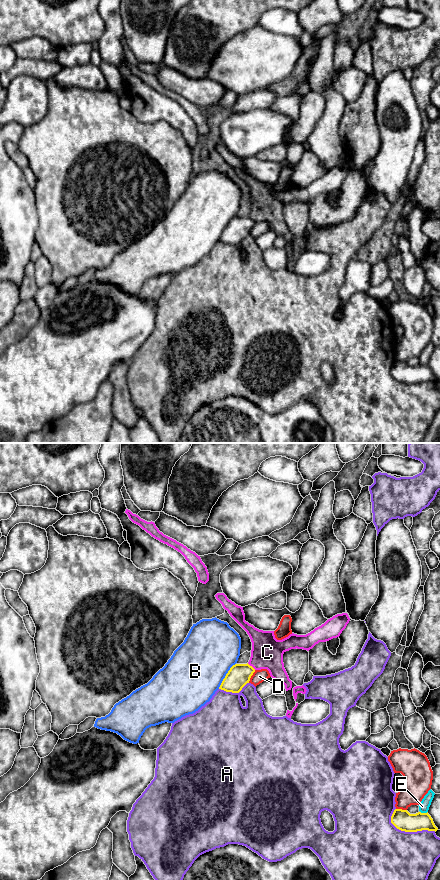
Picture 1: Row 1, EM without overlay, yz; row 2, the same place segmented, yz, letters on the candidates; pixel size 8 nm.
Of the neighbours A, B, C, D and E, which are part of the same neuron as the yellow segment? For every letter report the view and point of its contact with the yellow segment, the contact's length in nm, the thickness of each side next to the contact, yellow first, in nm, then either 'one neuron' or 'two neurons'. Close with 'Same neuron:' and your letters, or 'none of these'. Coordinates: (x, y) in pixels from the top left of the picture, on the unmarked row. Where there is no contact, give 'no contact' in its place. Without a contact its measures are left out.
A: yz (410, 383) | 380 nm | 160/480 nm | two neurons
B: yz (225, 228) | 240 nm | 180/460 nm | two neurons
C: yz (251, 218) | 90 nm | 180/260 nm | two neurons
D: yz (251, 227) | 120 nm | 180/100 nm | two neurons
E: yz (424, 365) | 60 nm | 160/80 nm | two neurons
Same neuron: none of these

